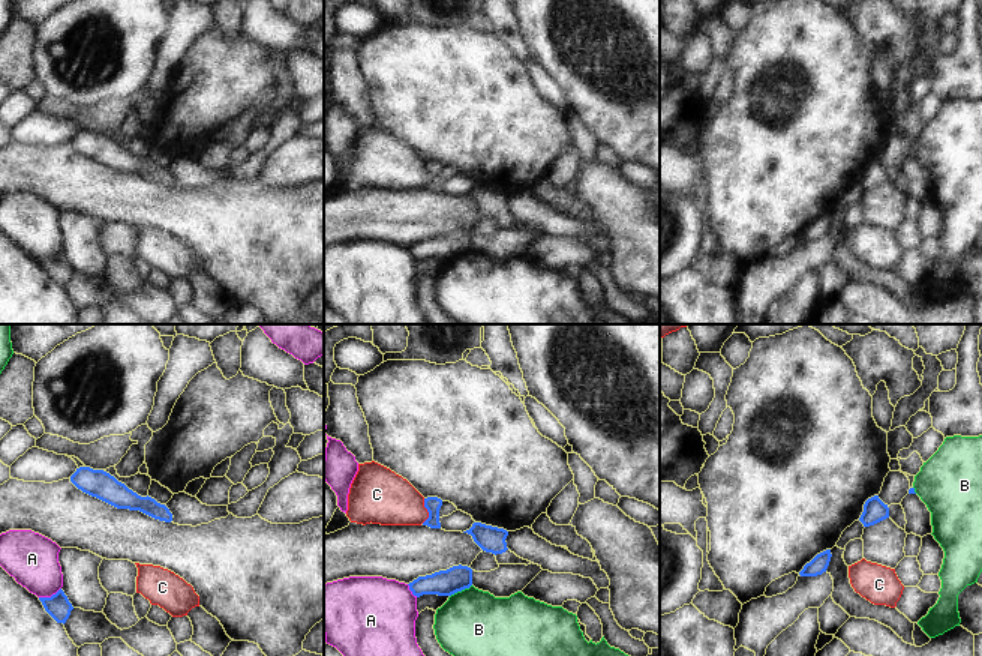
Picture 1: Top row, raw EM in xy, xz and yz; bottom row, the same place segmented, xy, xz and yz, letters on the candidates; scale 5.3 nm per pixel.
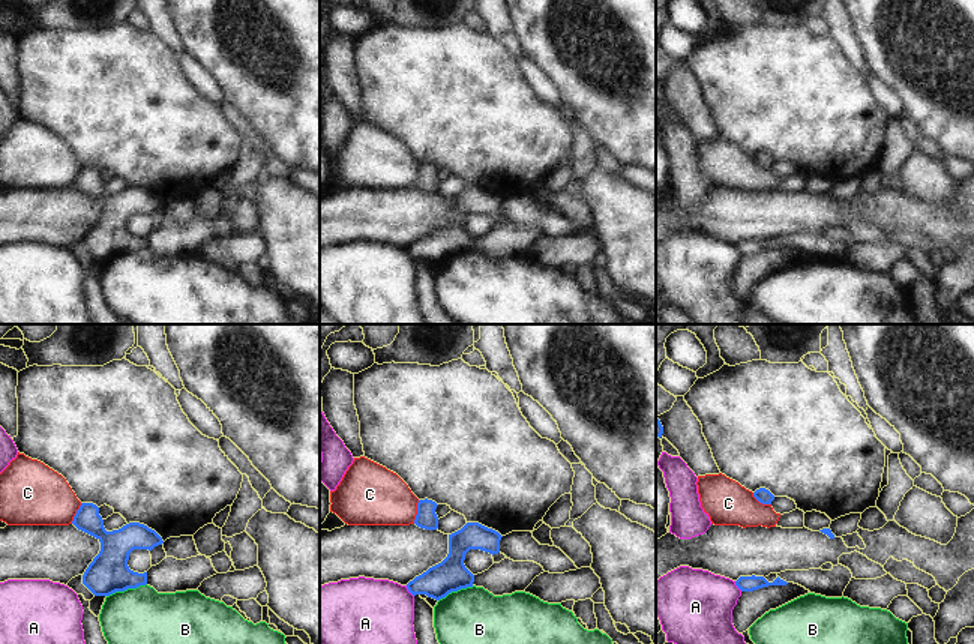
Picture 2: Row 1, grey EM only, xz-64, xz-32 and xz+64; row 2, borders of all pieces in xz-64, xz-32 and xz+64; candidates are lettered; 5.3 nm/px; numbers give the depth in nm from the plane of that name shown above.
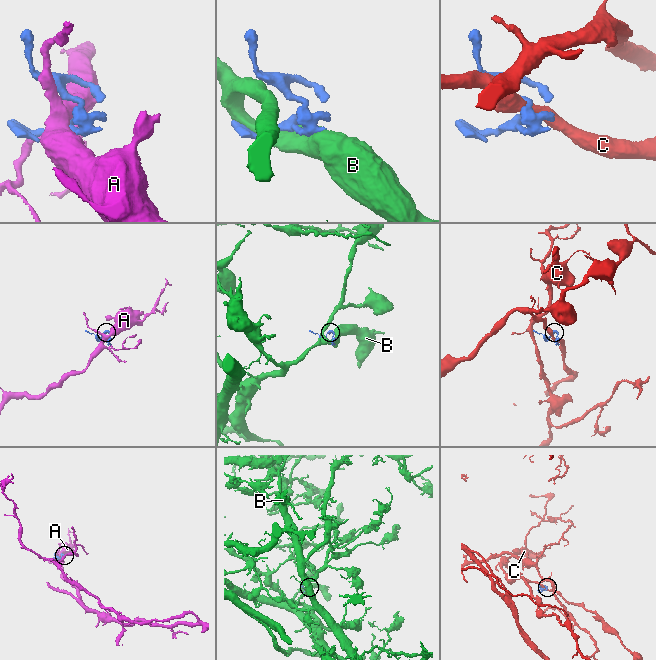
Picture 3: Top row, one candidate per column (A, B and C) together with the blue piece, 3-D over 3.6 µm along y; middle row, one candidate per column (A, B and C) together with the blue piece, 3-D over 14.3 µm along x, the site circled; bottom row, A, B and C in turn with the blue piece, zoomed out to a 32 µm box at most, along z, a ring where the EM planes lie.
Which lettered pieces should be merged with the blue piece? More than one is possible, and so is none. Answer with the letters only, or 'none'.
none

